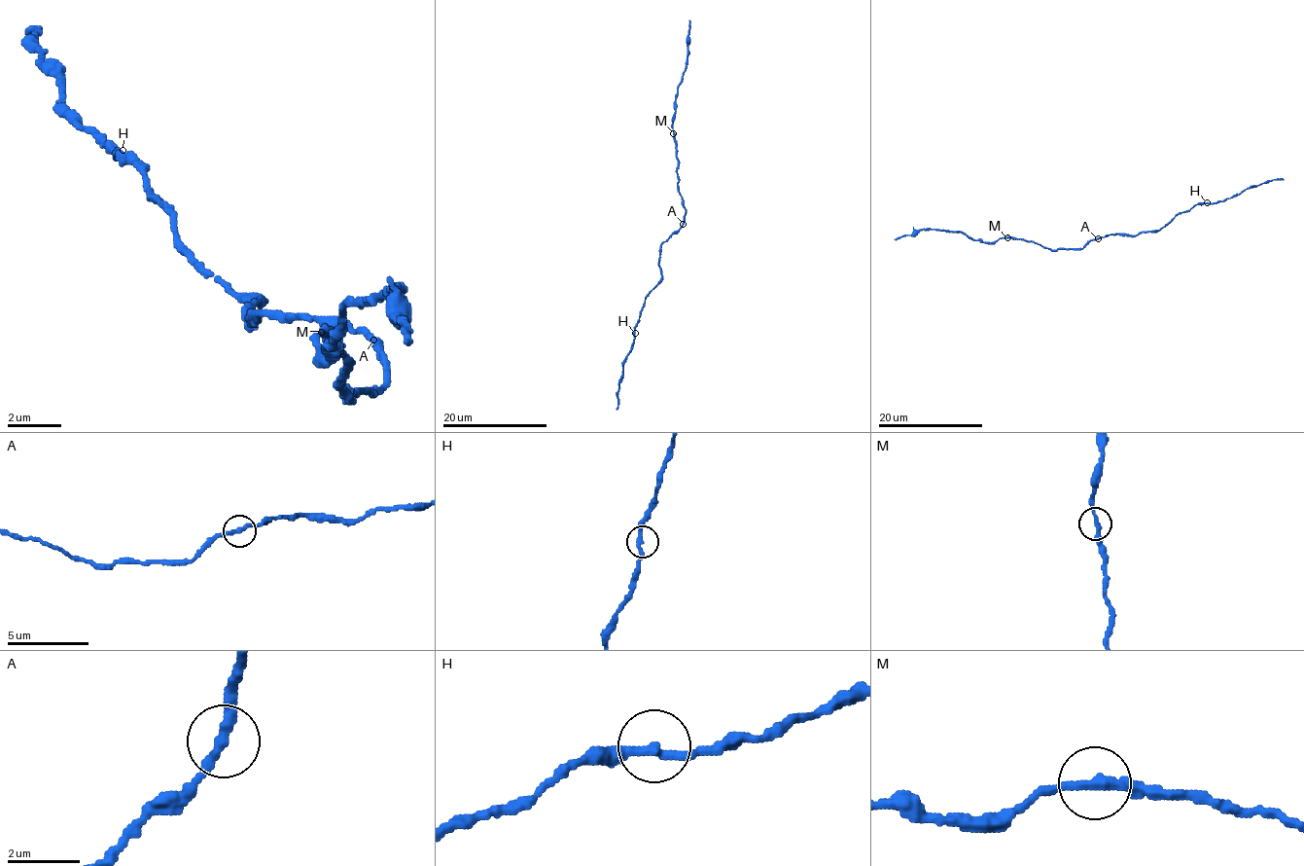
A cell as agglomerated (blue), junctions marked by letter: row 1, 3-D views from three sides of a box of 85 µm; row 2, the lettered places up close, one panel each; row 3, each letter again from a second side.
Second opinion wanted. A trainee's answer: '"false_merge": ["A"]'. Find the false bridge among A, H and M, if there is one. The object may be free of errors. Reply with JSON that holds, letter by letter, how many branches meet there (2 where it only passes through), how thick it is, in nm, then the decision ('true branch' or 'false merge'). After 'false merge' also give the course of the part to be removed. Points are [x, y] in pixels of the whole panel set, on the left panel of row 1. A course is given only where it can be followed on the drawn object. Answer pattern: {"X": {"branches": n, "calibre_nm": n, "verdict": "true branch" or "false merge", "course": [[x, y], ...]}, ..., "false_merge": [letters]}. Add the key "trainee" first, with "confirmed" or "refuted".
{"trainee": "refuted", "A": {"branches": 2, "calibre_nm": 280, "verdict": "true branch"}, "H": {"branches": 2, "calibre_nm": 280, "verdict": "true branch"}, "M": {"branches": 2, "calibre_nm": 280, "verdict": "true branch"}, "false_merge": []}

